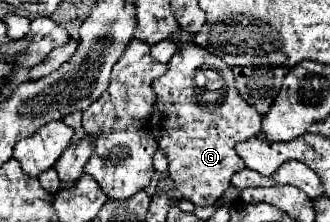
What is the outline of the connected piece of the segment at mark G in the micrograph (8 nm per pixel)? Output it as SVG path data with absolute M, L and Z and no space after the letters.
M181 28L173 36L173 40L179 40L179 52L169 60L167 74L163 74L153 82L153 90L157 94L157 106L151 120L153 120L155 140L163 150L163 154L167 154L169 174L175 186L183 192L183 198L191 200L195 206L213 206L231 186L231 176L245 168L243 160L235 154L233 146L241 140L251 138L261 130L261 114L239 96L231 68L205 48L191 44L189 42L191 36L193 34L181 32Z

